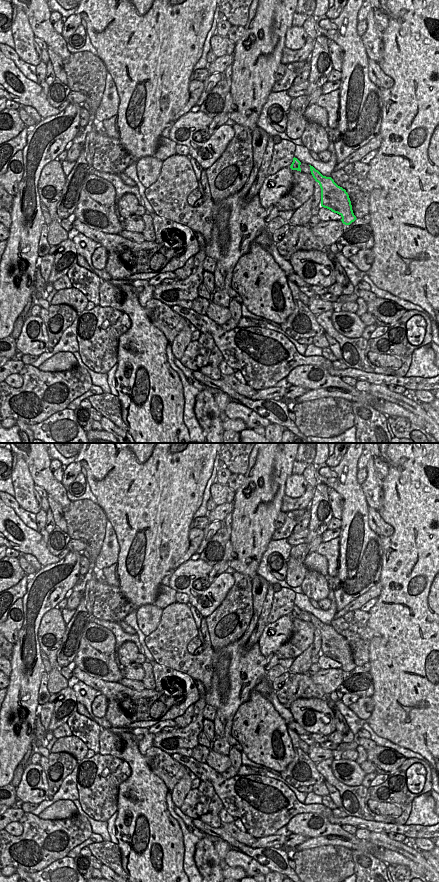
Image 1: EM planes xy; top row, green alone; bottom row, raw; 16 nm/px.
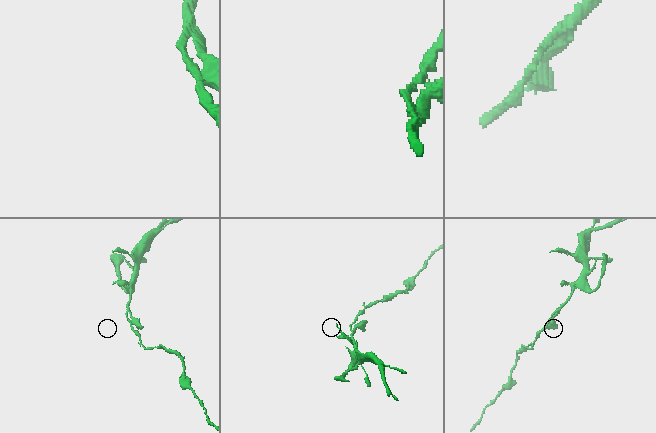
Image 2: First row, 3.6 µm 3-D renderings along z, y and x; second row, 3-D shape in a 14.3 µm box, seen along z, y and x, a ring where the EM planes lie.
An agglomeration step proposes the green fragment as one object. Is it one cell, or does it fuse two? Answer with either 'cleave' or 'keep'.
cleave

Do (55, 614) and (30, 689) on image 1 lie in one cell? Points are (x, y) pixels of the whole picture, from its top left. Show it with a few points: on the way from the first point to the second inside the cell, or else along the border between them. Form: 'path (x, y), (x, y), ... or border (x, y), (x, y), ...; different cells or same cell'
border (39, 625), (38, 643), (41, 648); different cells

